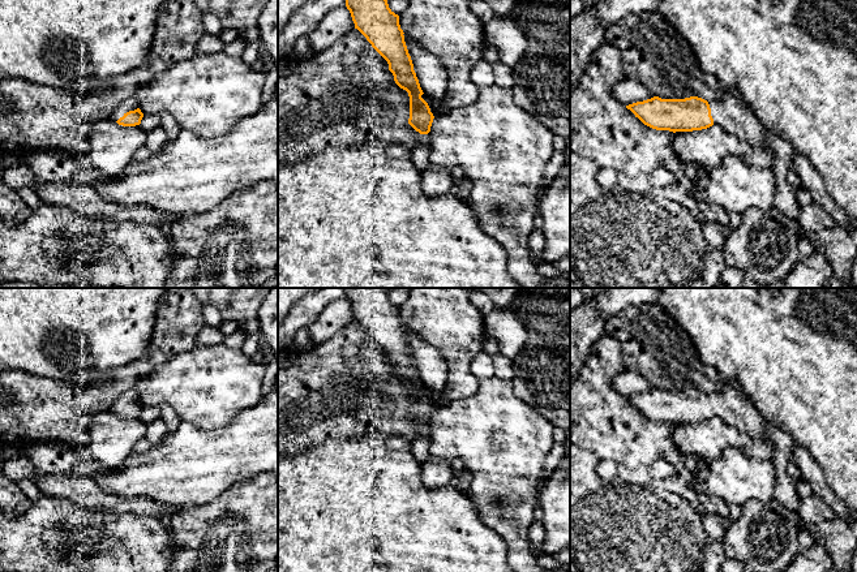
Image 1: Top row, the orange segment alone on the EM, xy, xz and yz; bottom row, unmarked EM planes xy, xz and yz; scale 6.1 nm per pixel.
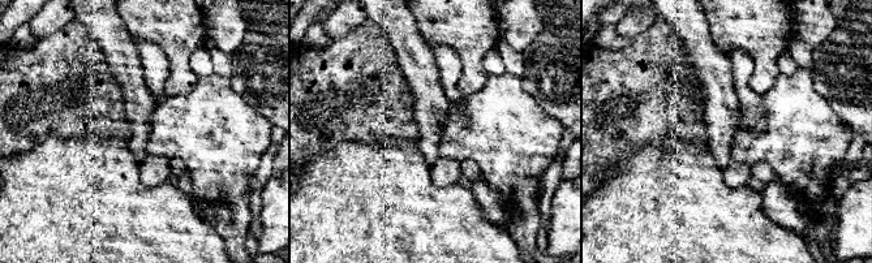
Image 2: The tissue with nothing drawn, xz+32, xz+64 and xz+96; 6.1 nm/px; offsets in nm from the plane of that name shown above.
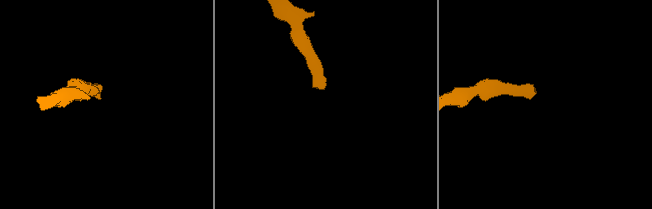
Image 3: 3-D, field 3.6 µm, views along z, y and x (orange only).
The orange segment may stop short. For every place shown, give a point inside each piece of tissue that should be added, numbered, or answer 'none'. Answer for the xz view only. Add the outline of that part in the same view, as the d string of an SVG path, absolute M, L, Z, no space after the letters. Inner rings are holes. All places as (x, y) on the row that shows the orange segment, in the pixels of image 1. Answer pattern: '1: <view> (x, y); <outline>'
1: xz (420, 151); M420 134L417 137L416 145L411 149L411 159L416 169L419 169L421 173L432 168L432 164L429 162L429 152L430 152L429 137L428 134Z

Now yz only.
1: yz (728, 112); M736 91L721 94L715 102L708 102L714 125L749 142L750 145L772 154L767 145L767 136L759 120L744 106ZM772 154L774 155L774 154Z

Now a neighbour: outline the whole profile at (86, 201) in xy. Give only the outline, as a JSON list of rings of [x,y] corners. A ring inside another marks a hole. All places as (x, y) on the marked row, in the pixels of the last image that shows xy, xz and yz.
[[[39,181],[37,194],[43,203],[69,207],[73,211],[97,219],[134,222],[137,224],[172,224],[185,215],[173,215],[143,205],[127,206],[103,199],[93,186],[74,182]]]

